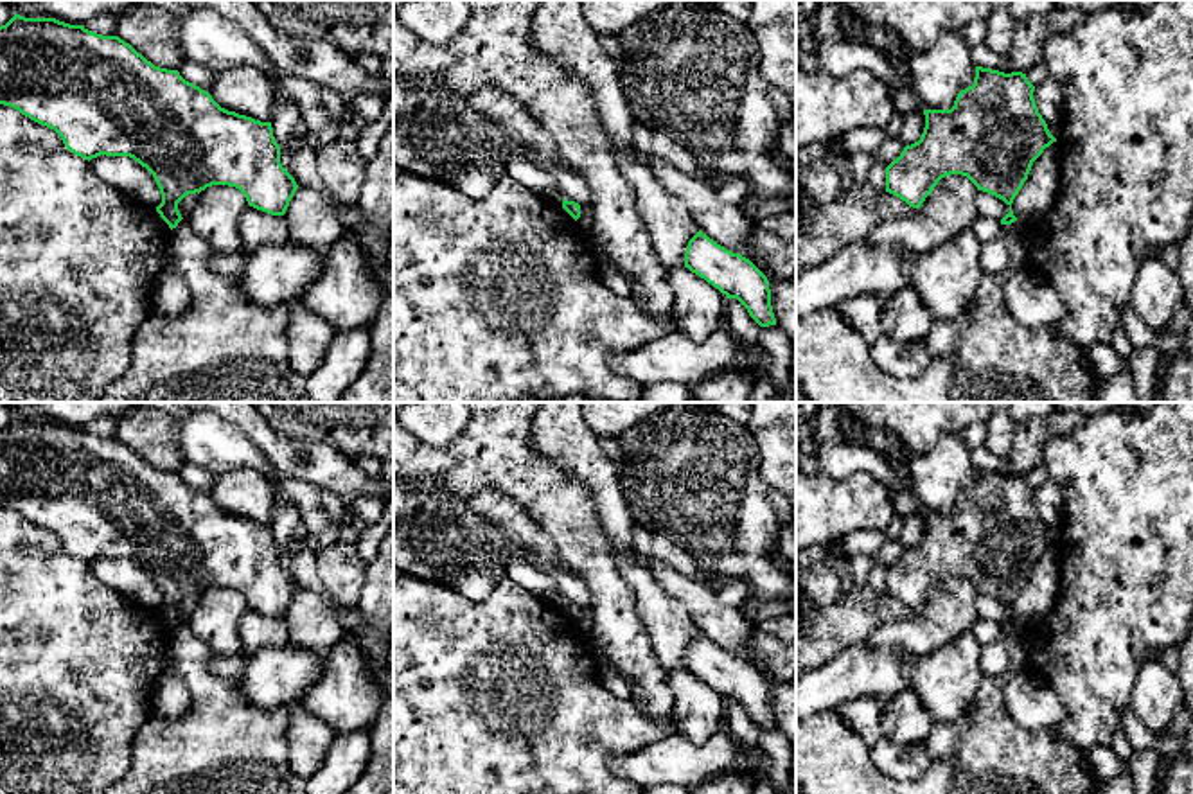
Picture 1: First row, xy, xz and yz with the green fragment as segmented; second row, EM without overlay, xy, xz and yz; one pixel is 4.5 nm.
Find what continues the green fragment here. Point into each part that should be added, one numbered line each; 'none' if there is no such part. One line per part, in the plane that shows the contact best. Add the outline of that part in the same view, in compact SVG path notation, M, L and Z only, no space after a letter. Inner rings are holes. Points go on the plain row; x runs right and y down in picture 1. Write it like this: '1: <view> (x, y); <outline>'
none

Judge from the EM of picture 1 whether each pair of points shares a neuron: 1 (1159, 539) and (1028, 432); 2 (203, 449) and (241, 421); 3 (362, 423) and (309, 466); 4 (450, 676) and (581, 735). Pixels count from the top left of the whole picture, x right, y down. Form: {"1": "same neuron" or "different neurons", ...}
{"1": "different neurons", "2": "different neurons", "3": "different neurons", "4": "same neuron"}

